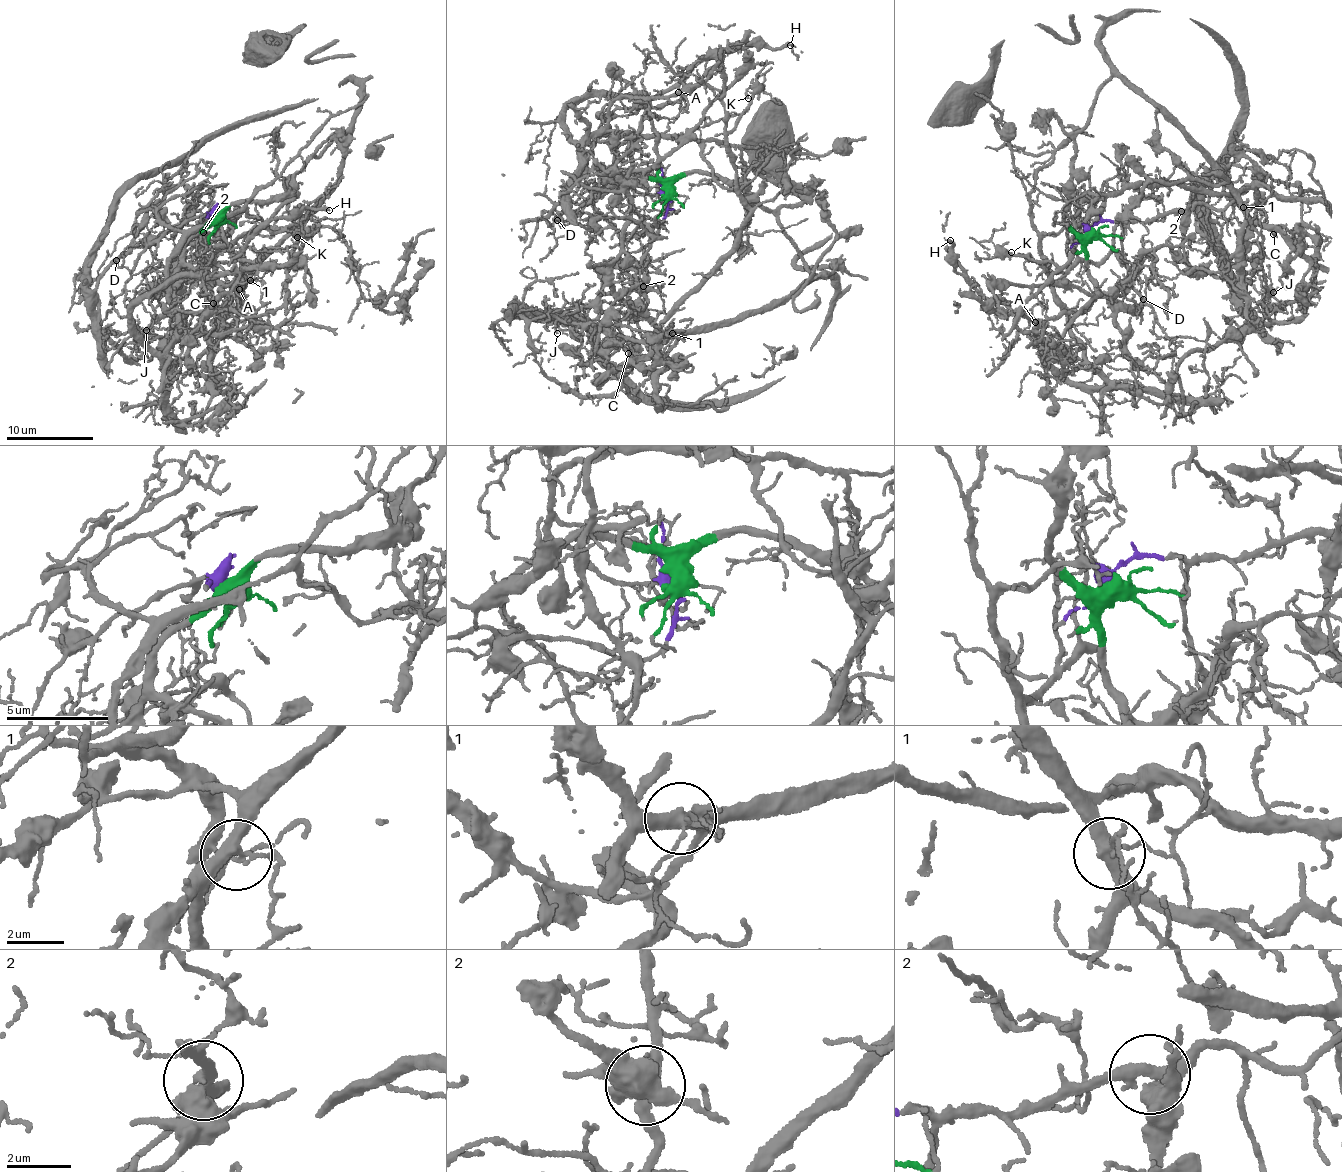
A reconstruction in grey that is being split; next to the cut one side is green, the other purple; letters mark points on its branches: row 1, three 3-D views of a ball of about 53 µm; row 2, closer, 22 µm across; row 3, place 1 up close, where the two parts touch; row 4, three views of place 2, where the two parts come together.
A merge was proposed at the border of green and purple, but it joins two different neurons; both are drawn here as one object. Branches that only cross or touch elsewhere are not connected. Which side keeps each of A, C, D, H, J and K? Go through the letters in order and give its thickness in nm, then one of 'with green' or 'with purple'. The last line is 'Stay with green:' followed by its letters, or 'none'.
A: calibre 110 nm; with green
C: calibre 170 nm; with green
D: calibre 100 nm; with purple
H: calibre 260 nm; with green
J: calibre 110 nm; with green
K: calibre 180 nm; with purple
Stay with green: A, C, H, J

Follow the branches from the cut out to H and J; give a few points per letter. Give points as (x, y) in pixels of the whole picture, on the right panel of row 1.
H: (1094, 233), (1086, 246), (1095, 301), (1083, 311), (1037, 323), (984, 297), (970, 280), (957, 273), (949, 240)
J: (1094, 233), (1089, 274), (1101, 296), (1171, 245), (1239, 284), (1245, 204), (1265, 301), (1274, 292)

